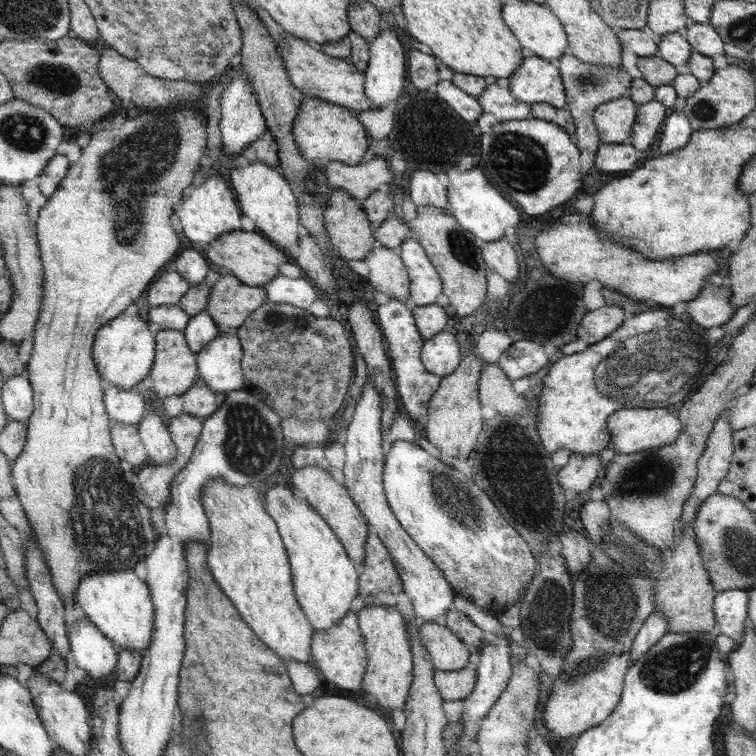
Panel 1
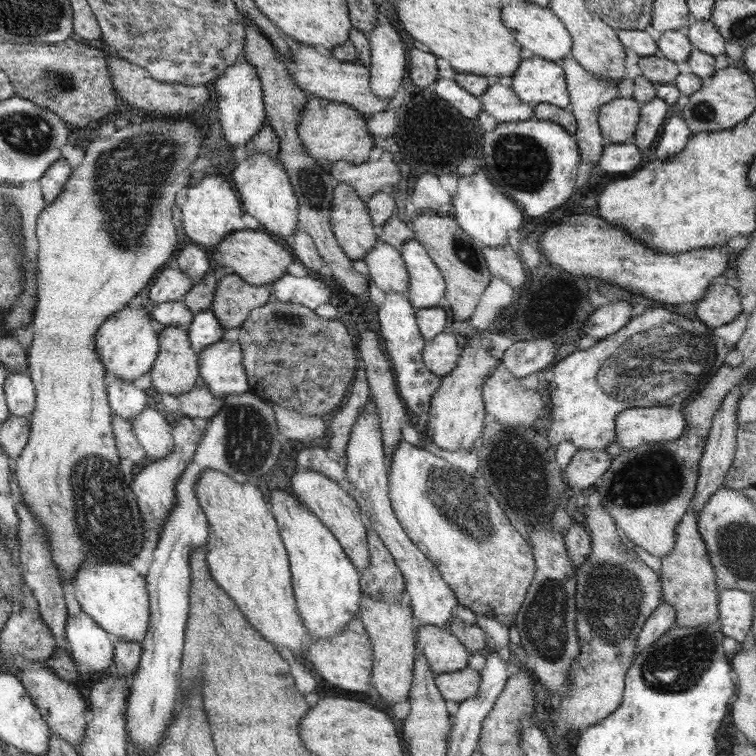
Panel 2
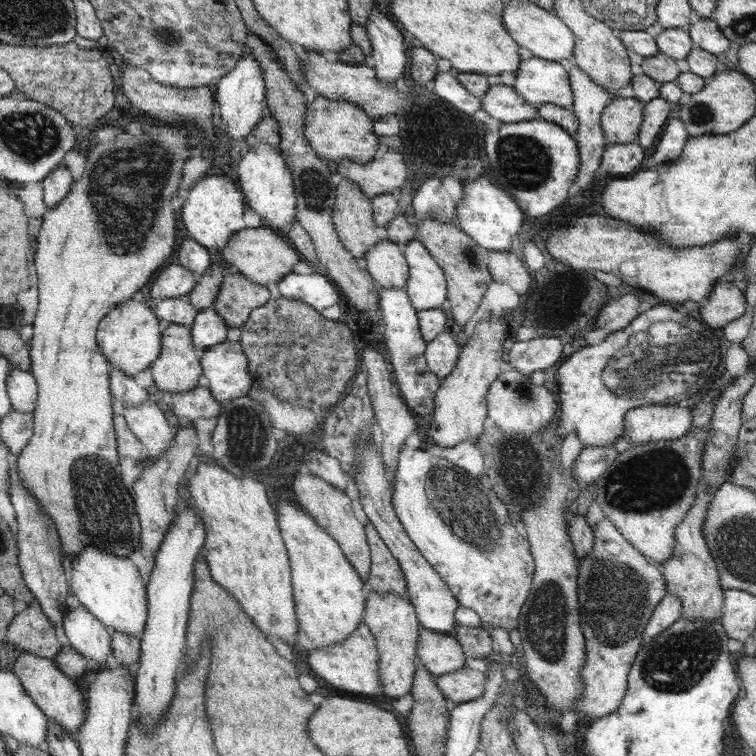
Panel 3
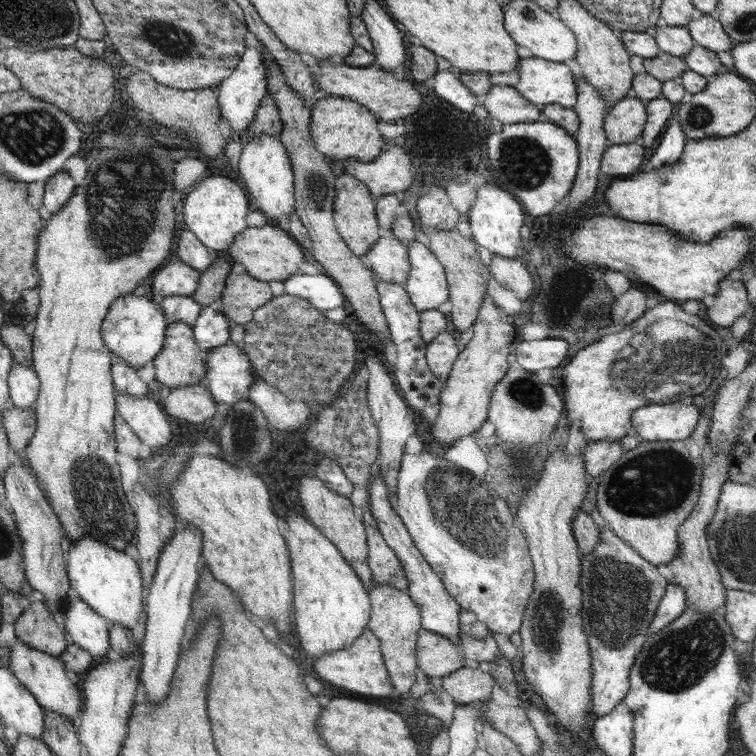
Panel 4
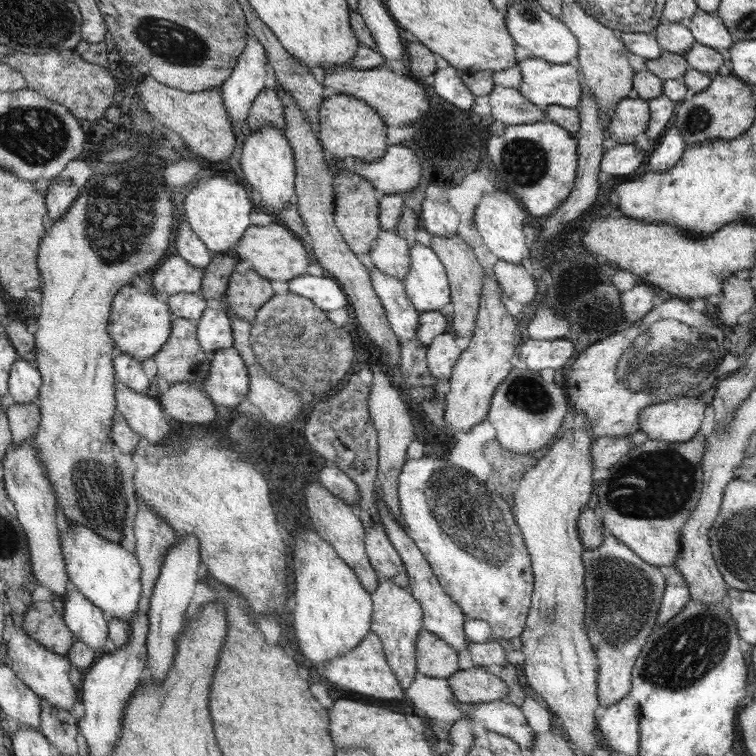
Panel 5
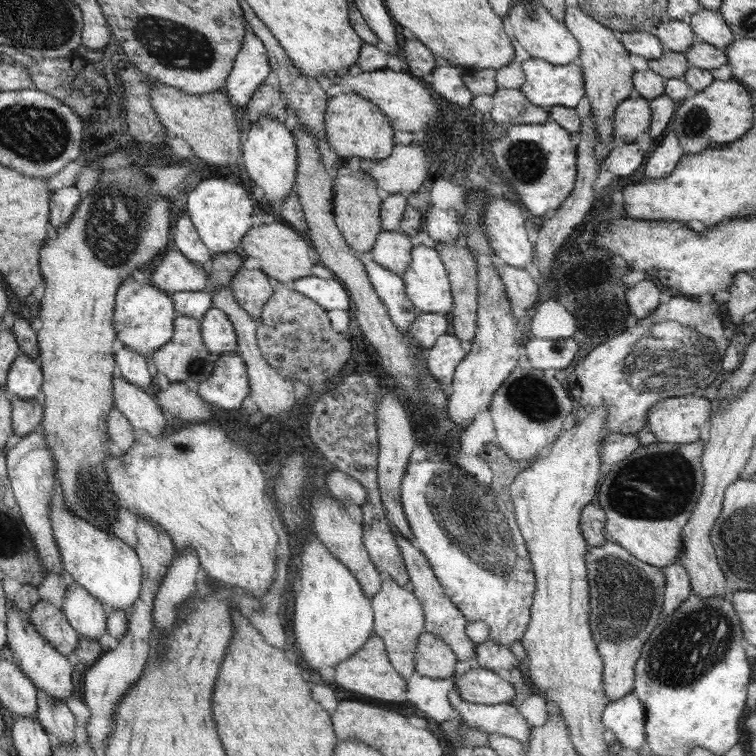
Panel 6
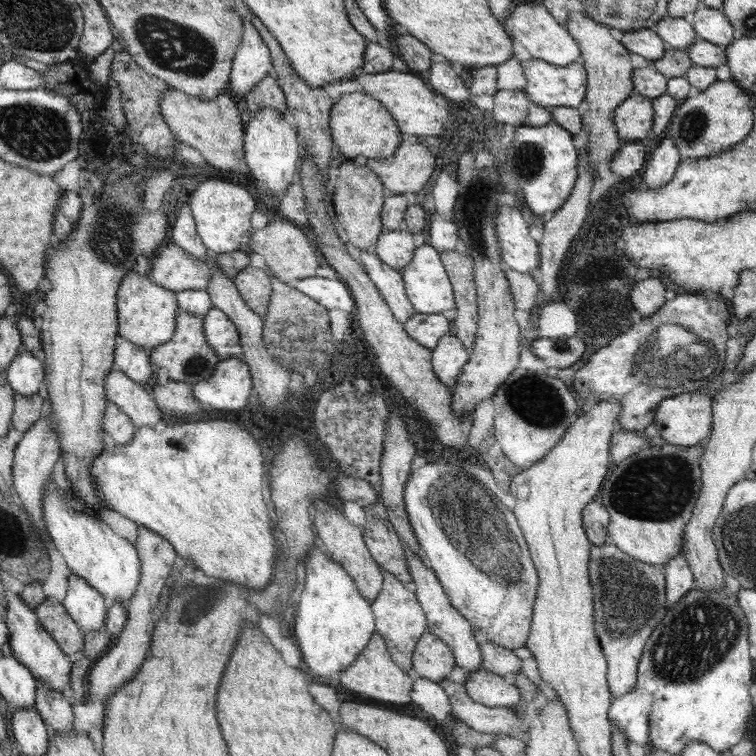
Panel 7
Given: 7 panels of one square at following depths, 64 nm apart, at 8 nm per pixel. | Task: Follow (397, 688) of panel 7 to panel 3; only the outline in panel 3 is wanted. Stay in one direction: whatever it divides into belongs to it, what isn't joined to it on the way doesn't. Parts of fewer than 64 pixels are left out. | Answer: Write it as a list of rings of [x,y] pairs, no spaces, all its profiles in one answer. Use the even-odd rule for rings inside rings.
[[[362,623],[348,640],[342,640],[340,644],[334,644],[334,646],[310,650],[308,663],[317,676],[335,688],[366,695],[378,695],[384,692],[379,673],[380,658],[377,638],[374,637],[372,630]]]

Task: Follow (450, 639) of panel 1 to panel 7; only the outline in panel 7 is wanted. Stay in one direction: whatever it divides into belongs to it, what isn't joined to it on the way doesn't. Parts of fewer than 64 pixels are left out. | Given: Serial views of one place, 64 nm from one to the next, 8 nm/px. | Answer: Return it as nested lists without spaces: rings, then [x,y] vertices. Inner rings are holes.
[[[427,631],[425,635],[418,640],[416,651],[413,653],[412,669],[414,669],[421,678],[428,678],[428,680],[438,682],[444,686],[444,690],[451,702],[451,714],[453,717],[462,720],[462,722],[466,722],[470,728],[478,732],[485,732],[486,734],[502,733],[511,736],[513,730],[522,724],[520,721],[521,716],[516,715],[517,711],[515,709],[508,707],[489,707],[474,702],[470,696],[468,696],[468,693],[466,693],[466,686],[444,680],[444,678],[452,672],[452,668],[454,668],[457,663],[454,662],[455,657],[452,656],[452,652],[453,650],[450,650],[444,641]]]

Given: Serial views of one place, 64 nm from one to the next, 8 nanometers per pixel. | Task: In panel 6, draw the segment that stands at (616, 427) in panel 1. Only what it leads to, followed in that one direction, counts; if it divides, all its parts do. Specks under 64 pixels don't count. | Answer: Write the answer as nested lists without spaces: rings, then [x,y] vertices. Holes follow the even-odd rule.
[[[680,396],[658,401],[648,414],[648,426],[658,442],[696,443],[700,427],[708,420],[707,397]]]

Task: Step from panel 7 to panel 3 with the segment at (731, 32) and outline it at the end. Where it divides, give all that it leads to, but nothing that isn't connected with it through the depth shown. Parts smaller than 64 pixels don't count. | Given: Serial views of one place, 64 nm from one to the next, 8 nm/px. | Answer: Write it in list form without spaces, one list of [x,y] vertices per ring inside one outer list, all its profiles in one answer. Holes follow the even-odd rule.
[[[701,18],[693,22],[687,33],[695,46],[710,54],[722,55],[730,46],[731,40],[720,32],[720,28],[711,18]]]

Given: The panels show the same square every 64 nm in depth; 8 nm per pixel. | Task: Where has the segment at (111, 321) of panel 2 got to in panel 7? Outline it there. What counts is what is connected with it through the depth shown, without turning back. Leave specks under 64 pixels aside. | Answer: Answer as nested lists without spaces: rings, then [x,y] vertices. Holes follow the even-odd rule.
[[[130,272],[124,277],[118,291],[118,316],[121,336],[132,344],[151,350],[168,343],[176,334],[179,303],[177,293],[162,288],[142,272]]]

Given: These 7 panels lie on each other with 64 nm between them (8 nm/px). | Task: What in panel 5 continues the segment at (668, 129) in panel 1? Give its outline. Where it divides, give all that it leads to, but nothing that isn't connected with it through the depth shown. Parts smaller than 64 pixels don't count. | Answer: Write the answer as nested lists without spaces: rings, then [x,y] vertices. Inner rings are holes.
[[[671,125],[669,132],[666,132],[666,135],[662,136],[660,144],[650,154],[650,162],[648,162],[650,172],[648,173],[670,170],[682,158],[685,150],[686,144],[684,138],[678,132],[678,127]]]

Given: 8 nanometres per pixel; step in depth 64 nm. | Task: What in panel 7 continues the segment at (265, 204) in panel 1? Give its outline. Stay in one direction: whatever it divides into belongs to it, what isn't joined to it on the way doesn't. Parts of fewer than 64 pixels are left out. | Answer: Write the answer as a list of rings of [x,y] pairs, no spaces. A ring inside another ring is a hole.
[[[274,108],[259,110],[244,125],[245,161],[249,164],[250,176],[272,194],[284,192],[296,178],[296,162],[302,150],[298,144],[298,133],[284,120],[283,114]]]

